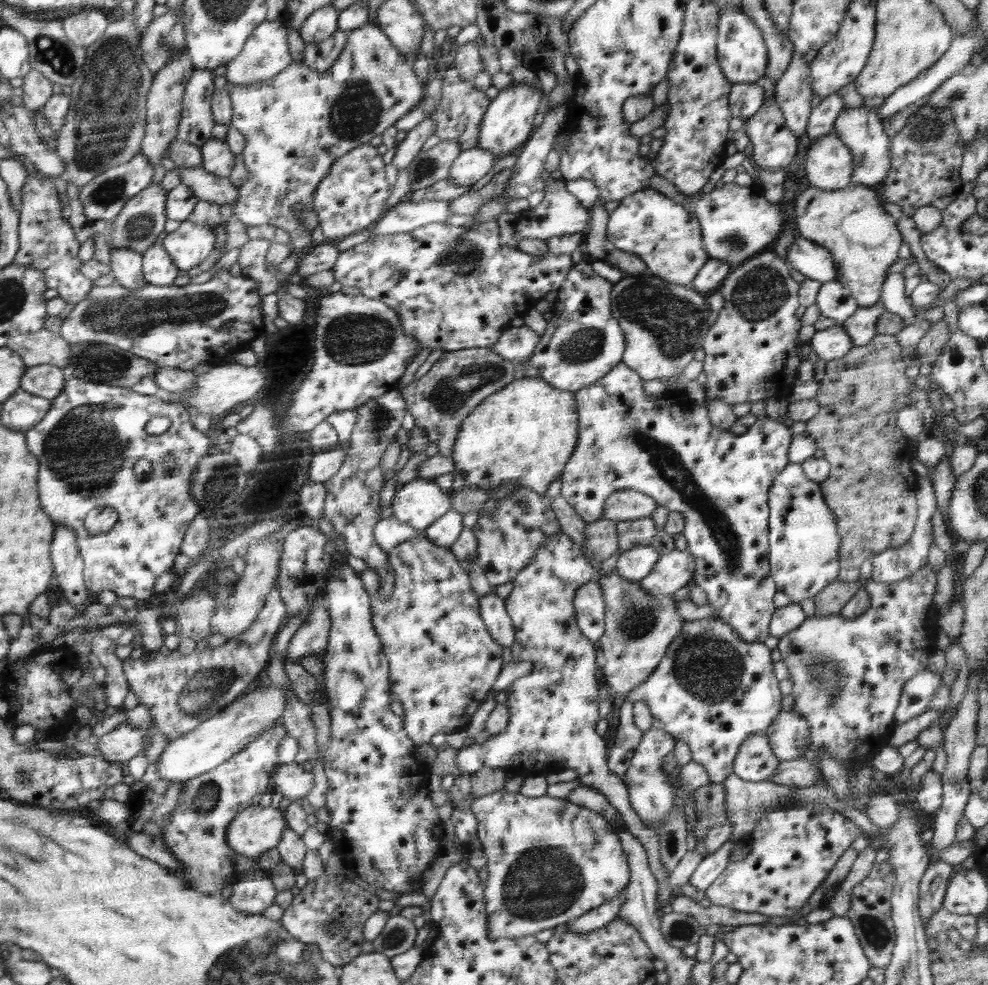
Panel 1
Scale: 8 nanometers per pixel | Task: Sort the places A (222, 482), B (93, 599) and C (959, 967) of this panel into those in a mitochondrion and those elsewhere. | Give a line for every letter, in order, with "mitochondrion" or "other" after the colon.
A: mitochondrion
B: other
C: other

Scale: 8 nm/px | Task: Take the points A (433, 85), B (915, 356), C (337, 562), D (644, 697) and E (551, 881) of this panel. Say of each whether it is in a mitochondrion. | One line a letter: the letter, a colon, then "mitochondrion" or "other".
A: other
B: other
C: other
D: other
E: mitochondrion

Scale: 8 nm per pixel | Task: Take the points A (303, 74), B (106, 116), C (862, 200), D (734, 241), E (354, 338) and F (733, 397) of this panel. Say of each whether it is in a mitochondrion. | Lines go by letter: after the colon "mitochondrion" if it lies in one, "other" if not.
A: other
B: mitochondrion
C: other
D: mitochondrion
E: mitochondrion
F: other

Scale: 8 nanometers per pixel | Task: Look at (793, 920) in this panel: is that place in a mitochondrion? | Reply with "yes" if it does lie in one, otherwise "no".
no

